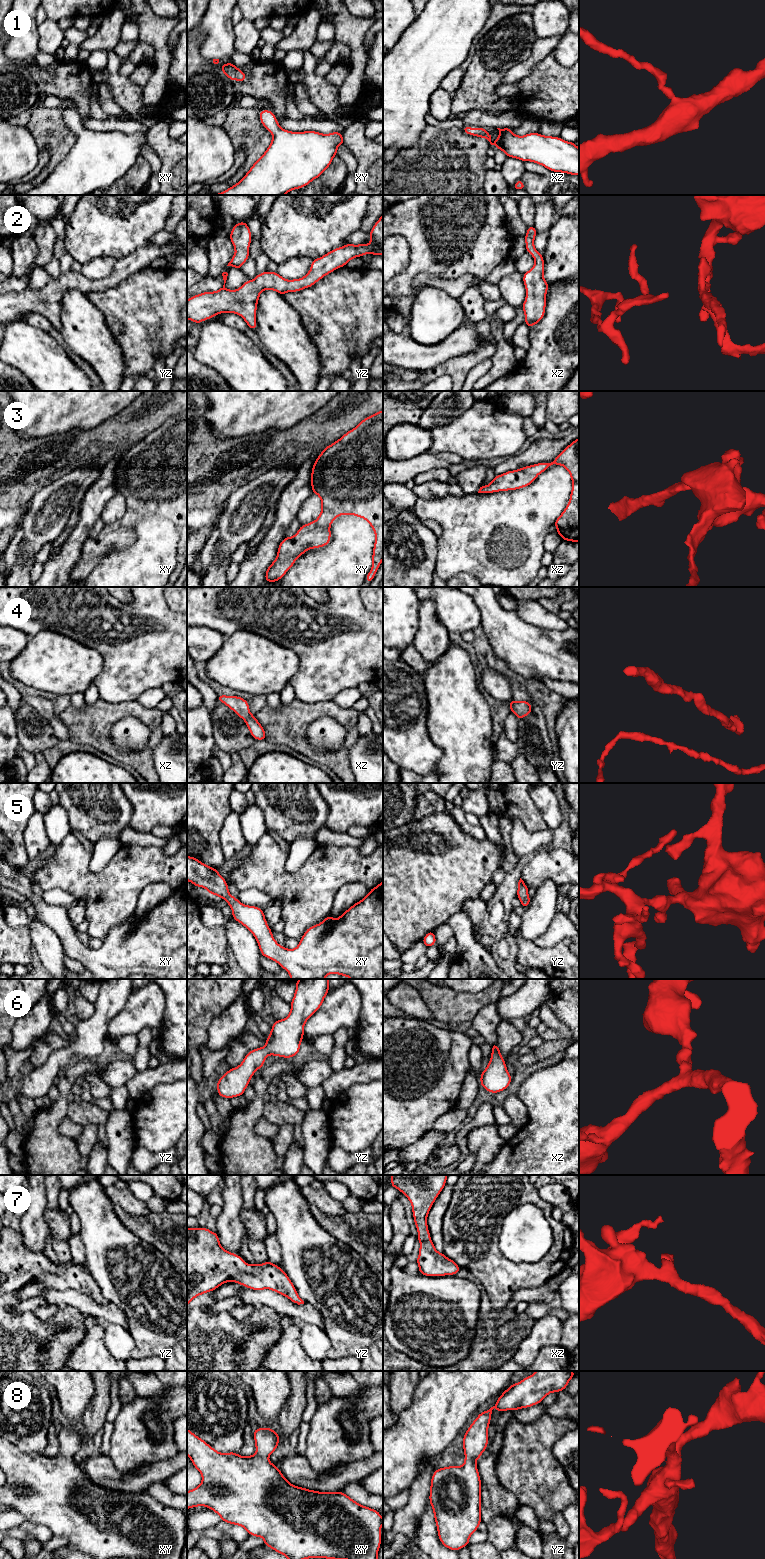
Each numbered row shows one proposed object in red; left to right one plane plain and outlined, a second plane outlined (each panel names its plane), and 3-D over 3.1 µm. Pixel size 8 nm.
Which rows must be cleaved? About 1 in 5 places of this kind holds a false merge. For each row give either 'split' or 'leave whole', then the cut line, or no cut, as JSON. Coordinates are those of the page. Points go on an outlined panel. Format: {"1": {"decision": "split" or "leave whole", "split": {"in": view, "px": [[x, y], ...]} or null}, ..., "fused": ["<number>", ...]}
{"1": {"decision": "leave whole", "split": null}, "2": {"decision": "leave whole", "split": null}, "3": {"decision": "leave whole", "split": null}, "4": {"decision": "leave whole", "split": null}, "5": {"decision": "leave whole", "split": null}, "6": {"decision": "leave whole", "split": null}, "7": {"decision": "leave whole", "split": null}, "8": {"decision": "leave whole", "split": null}, "fused": []}

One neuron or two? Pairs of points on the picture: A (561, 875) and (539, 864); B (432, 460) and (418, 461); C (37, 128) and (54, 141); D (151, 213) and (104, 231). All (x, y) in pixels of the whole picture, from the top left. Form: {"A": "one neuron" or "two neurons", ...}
{"A": "one neuron", "B": "one neuron", "C": "one neuron", "D": "one neuron"}

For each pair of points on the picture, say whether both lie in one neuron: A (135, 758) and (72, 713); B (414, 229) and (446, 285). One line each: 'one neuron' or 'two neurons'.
A: one neuron
B: two neurons

